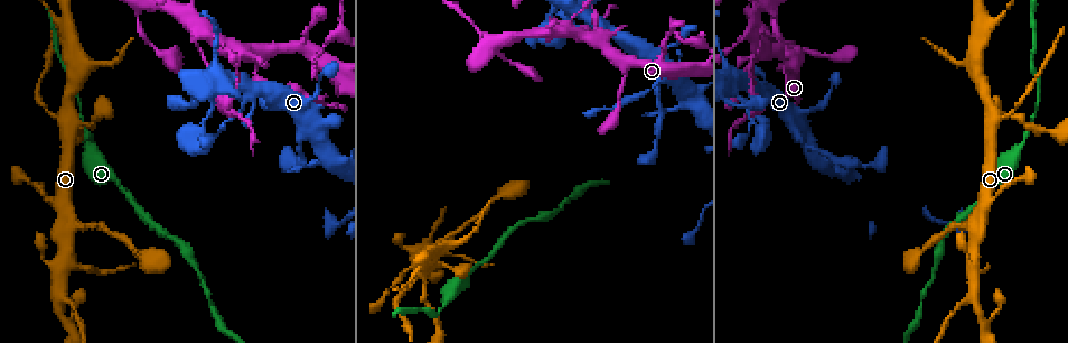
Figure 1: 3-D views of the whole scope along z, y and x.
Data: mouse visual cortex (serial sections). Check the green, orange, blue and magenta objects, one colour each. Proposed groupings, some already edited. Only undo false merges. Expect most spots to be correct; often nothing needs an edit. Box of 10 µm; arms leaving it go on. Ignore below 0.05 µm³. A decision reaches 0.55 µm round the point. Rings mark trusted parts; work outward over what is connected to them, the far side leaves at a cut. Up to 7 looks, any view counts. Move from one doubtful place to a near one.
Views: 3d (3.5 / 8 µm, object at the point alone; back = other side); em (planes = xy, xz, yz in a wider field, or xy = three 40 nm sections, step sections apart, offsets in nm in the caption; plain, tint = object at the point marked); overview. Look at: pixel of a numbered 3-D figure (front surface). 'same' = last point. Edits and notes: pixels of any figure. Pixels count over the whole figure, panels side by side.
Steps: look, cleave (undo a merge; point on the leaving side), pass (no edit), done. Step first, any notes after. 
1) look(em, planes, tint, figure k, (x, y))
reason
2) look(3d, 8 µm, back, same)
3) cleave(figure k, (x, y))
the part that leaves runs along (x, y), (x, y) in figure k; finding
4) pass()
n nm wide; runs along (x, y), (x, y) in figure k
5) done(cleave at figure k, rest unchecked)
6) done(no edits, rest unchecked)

look(3d, 8 µm, figure 1, (338, 89))
a narrow waist

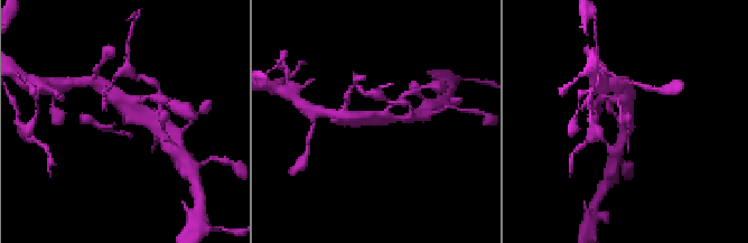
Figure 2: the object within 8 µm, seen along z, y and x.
look(em, xy, step 2, tint, same)
now the EM

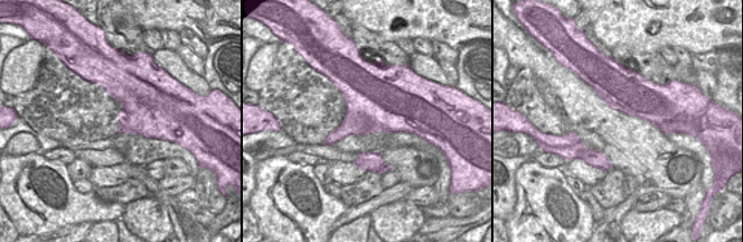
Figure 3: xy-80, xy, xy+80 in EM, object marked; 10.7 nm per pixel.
pass()
runs along (628, 121), (627, 91) in figure 2; one cell here

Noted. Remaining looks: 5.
look(3d, 3.5 µm, figure 1, (991, 121))
abrupt turn

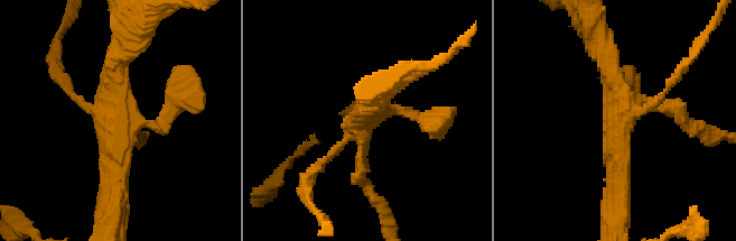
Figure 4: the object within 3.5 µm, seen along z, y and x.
look(em, xy, step 5, tint, figure 4, (619, 117))

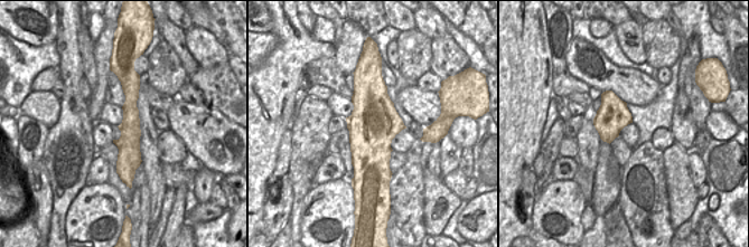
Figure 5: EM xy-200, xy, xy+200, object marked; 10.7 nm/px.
pass()
runs along (128, 81), (129, 160), (119, 170) in figure 5; one cell here

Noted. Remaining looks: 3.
look(3d, 3.5 µm, figure 1, (65, 31))
side arm on a straight run

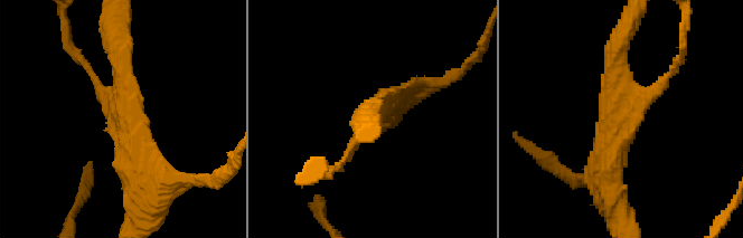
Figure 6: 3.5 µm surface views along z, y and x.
look(em, xy, step 1, plain, figure 6, (121, 117))
3 arms; arms of 150, 250, 350 nm; now the EM

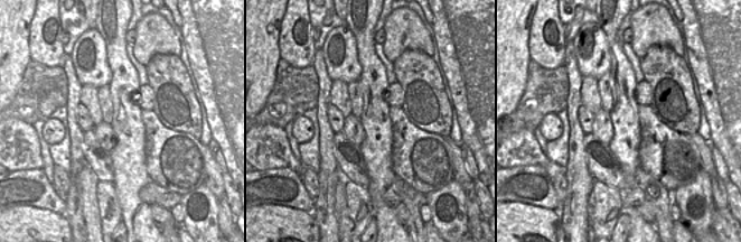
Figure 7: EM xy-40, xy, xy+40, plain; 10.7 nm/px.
look(em, xy, step 1, tint, same)

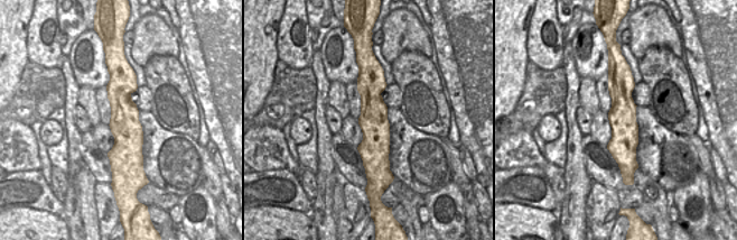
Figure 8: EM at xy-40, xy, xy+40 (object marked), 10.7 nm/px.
pass()
one cell here

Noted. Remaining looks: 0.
done(no edits, rest unchecked)

